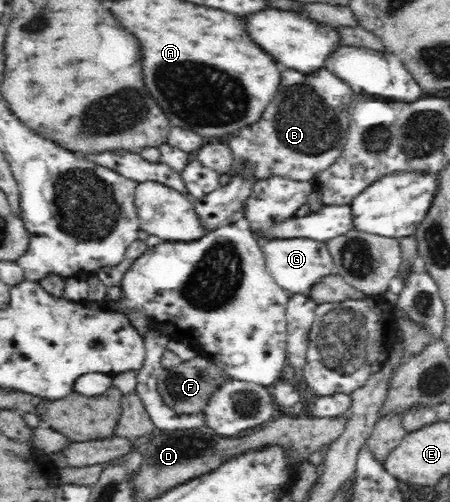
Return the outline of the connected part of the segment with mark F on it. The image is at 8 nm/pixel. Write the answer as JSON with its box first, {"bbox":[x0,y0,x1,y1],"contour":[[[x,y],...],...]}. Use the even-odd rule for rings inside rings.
{"bbox":[158,354,232,413],"contour":[[[199,354],[193,359],[181,362],[178,366],[163,370],[158,377],[158,388],[167,405],[177,413],[205,413],[212,395],[223,387],[232,377],[221,369],[211,358]]]}

